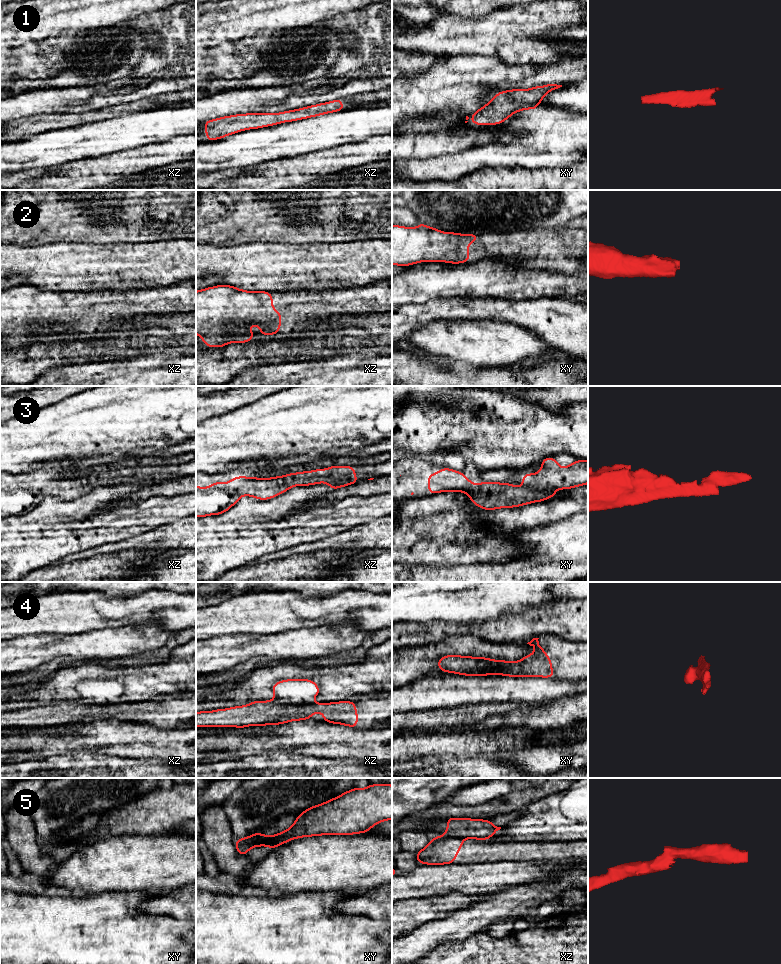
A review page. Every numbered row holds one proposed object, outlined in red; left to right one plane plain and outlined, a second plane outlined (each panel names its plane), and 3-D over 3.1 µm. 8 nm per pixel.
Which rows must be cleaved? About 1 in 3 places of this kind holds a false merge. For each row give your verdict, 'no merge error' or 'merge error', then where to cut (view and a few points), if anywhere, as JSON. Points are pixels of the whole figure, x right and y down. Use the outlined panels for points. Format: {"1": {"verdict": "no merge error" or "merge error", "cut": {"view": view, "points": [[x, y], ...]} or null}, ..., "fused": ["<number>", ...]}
{"1": {"verdict": "no merge error", "cut": null}, "2": {"verdict": "no merge error", "cut": null}, "3": {"verdict": "merge error", "cut": {"view": "xy", "points": [[523, 485], [529, 488], [553, 489]]}}, "4": {"verdict": "merge error", "cut": {"view": "xz", "points": [[270, 700], [281, 704], [311, 703]]}}, "5": {"verdict": "merge error", "cut": {"view": "xz", "points": [[444, 835], [463, 839]]}}, "fused": ["3", "4", "5"]}

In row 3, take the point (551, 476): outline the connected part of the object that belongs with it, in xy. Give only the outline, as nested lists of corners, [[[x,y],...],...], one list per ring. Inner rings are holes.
[[[546,457],[541,469],[534,473],[523,473],[522,484],[525,488],[553,490],[579,487],[588,484],[588,460],[576,460],[565,468],[559,466],[555,458]]]

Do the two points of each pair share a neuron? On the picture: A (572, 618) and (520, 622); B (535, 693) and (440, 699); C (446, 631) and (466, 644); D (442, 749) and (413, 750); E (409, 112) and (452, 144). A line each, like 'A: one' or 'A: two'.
A: one
B: one
C: two
D: one
E: two

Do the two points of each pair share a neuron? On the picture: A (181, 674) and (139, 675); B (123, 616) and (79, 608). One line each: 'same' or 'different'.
A: same
B: same

